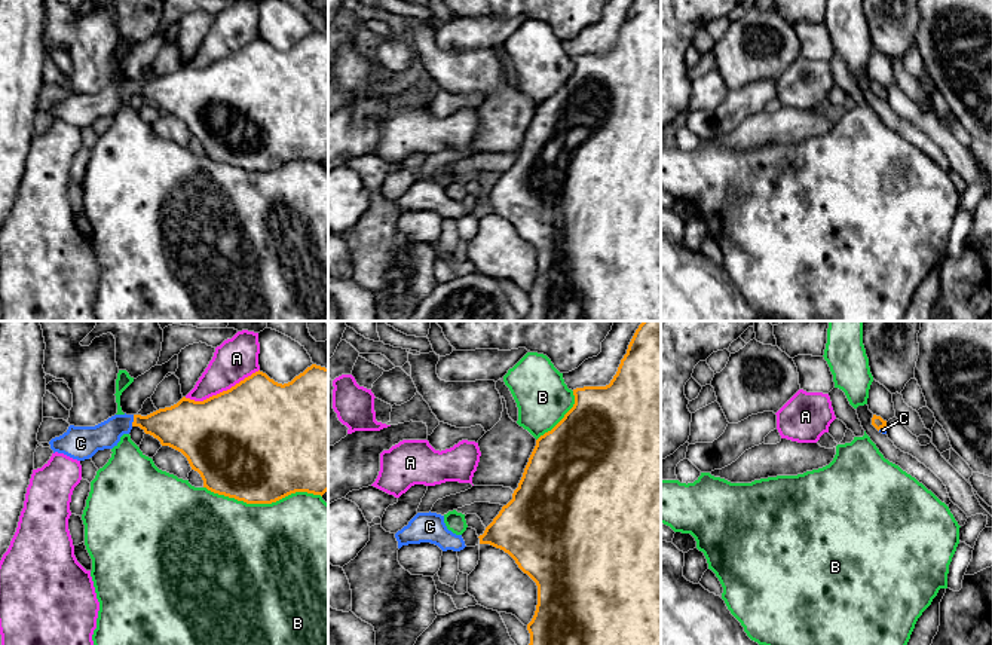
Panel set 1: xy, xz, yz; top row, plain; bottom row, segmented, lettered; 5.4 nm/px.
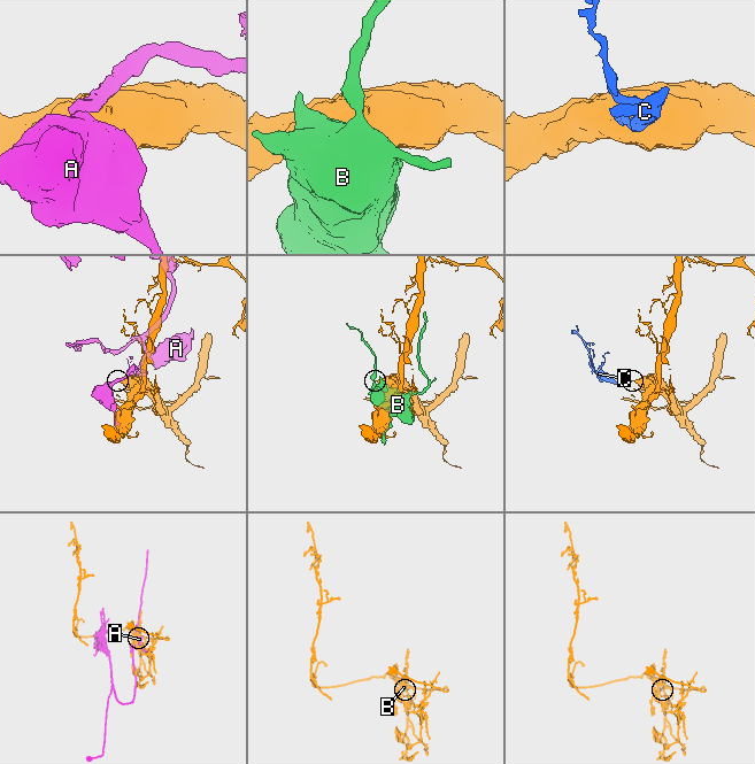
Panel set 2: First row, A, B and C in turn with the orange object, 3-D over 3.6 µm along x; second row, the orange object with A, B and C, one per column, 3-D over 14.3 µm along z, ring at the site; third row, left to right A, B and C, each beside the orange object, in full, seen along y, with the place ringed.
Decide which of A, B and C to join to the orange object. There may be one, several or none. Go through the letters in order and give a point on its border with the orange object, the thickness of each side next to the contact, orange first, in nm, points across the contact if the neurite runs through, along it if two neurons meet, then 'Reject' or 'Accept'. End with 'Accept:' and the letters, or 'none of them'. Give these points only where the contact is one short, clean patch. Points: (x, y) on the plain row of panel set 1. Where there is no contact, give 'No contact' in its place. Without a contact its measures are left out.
A: Touches orange at xy (223, 58). Thickness 500 nm (orange) against 220 nm. Reject
B: Touches orange at xy (263, 170). Thickness 500 nm (orange) against 500 nm. Reject
C: Touches orange at xy (134, 88). Thickness 240 nm (orange) against 150 nm. Path across: xy (180, 92), (134, 88), (119, 91), (107, 101). Accept
Accept: C

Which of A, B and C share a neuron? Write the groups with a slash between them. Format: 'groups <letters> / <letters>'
groups A / B / C

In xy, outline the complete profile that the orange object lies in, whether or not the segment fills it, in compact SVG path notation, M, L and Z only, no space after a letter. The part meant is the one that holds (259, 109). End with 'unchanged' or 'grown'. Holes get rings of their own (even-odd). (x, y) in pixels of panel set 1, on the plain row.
M312 31L288 51L278 51L255 39L227 58L203 68L183 64L177 71L147 83L114 82L95 94L74 94L49 108L50 116L73 126L85 128L98 117L113 116L123 101L140 94L162 113L181 119L192 137L198 138L208 158L247 171L272 171L296 159L324 162L328 158L328 36Z | grown

